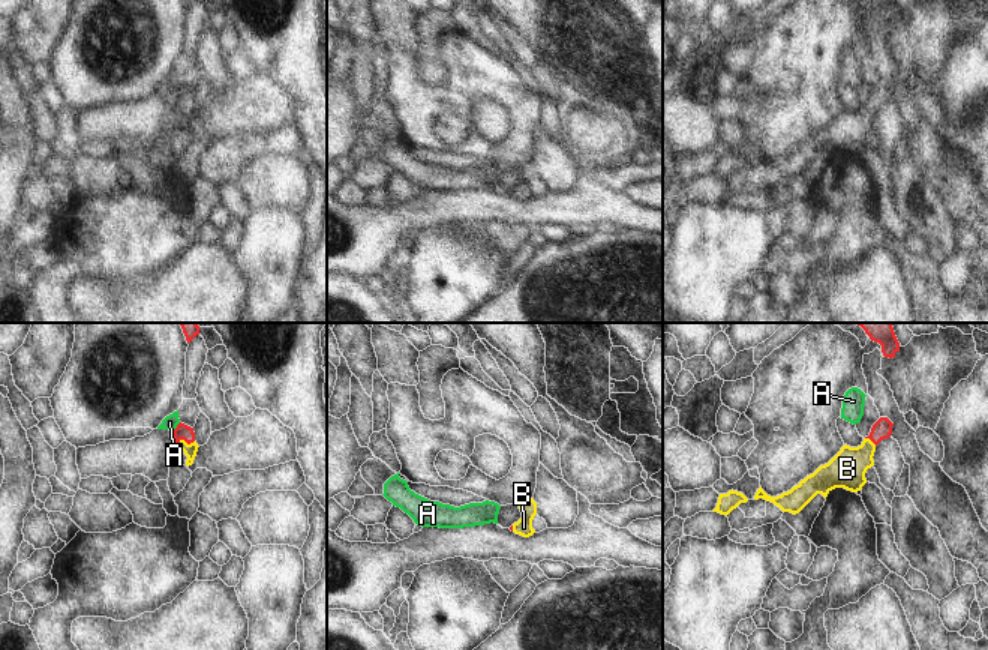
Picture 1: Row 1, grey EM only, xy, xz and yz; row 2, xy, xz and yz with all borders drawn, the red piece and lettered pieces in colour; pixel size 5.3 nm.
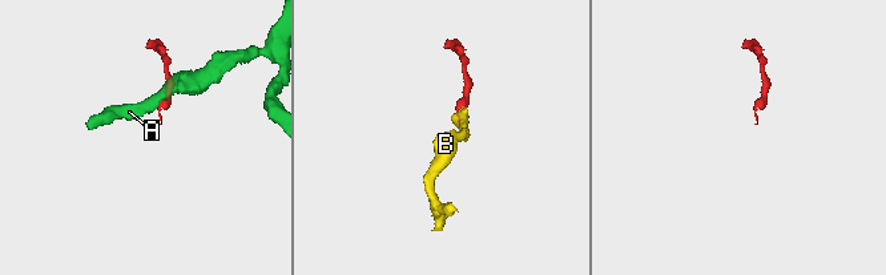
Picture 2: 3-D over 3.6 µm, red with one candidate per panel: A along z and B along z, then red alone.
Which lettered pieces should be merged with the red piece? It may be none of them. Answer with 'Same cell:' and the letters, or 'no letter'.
Same cell: B

